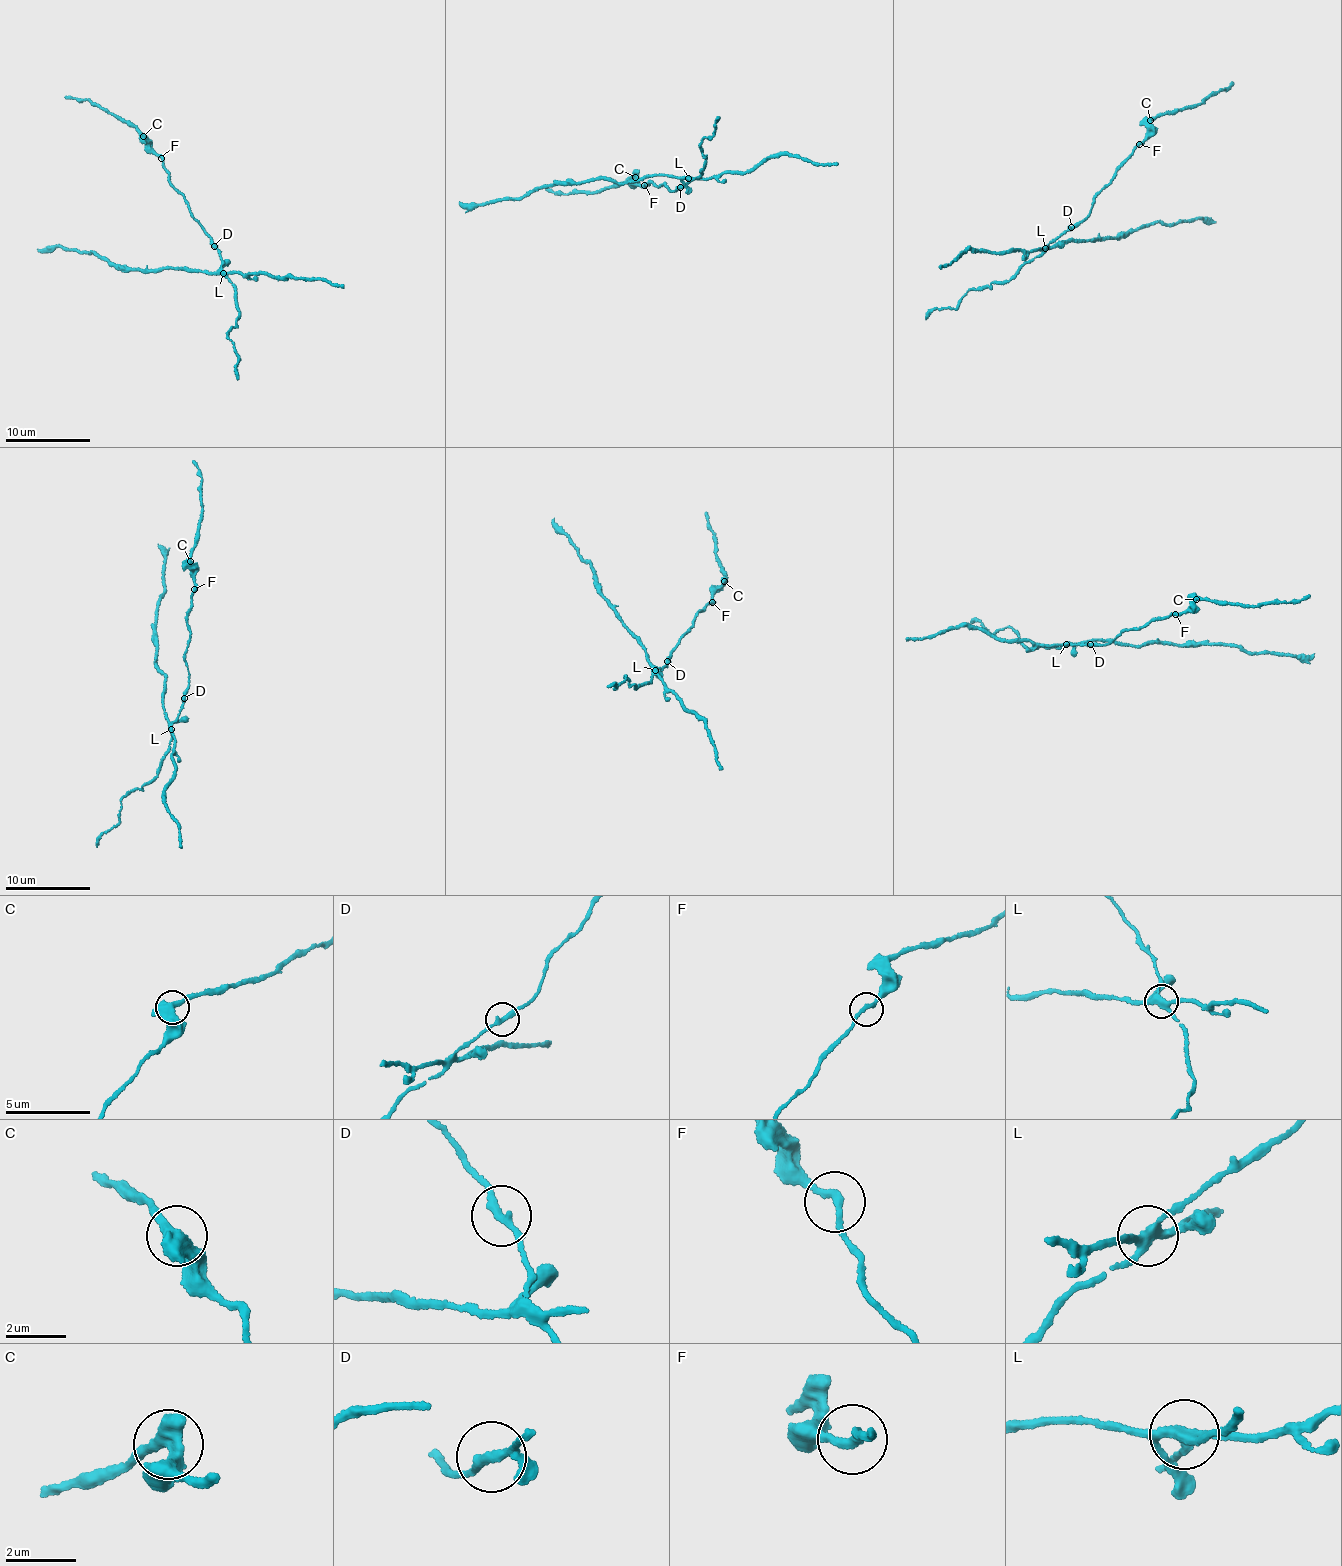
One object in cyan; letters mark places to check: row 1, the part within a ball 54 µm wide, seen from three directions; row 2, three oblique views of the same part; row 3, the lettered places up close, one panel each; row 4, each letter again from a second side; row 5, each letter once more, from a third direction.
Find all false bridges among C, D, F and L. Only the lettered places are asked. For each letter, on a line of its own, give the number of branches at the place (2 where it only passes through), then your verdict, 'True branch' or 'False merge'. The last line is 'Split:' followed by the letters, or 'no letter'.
C: Branches: 3. False merge
D: Branches: 2. True branch
F: Branches: 2. True branch
L: Branches: 5. False merge
Split: C, L

